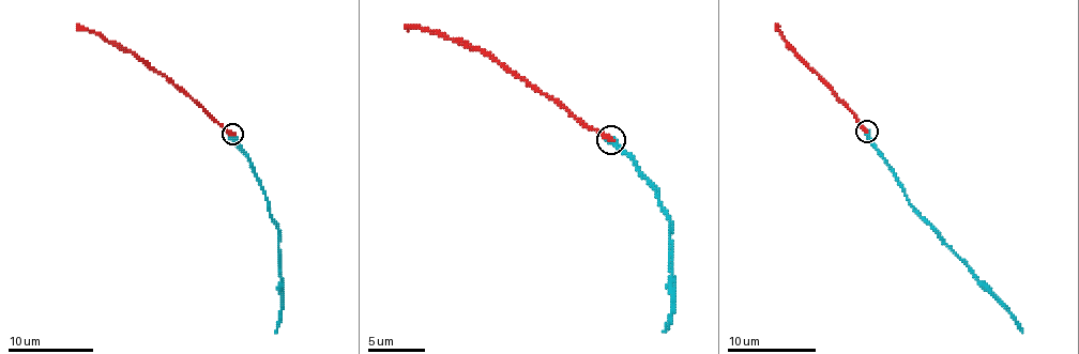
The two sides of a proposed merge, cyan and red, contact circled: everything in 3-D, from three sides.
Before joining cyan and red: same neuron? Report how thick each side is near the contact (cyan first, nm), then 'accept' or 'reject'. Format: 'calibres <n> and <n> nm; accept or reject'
calibres 440 and 320 nm; accept

